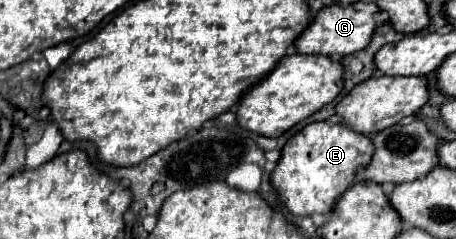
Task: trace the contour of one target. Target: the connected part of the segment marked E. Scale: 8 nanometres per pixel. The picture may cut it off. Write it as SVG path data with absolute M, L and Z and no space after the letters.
M312 122L304 126L300 132L296 132L282 148L280 160L276 168L270 174L270 186L276 190L278 200L292 212L294 216L308 216L312 212L328 214L332 210L334 200L354 182L354 172L362 166L366 166L372 158L374 146L368 136L352 132L344 124L326 124L326 122Z

